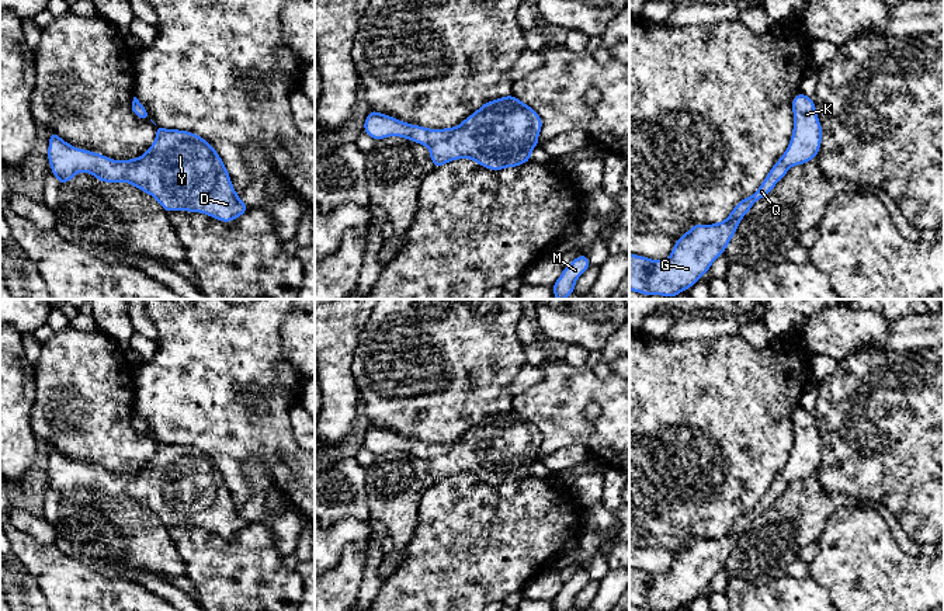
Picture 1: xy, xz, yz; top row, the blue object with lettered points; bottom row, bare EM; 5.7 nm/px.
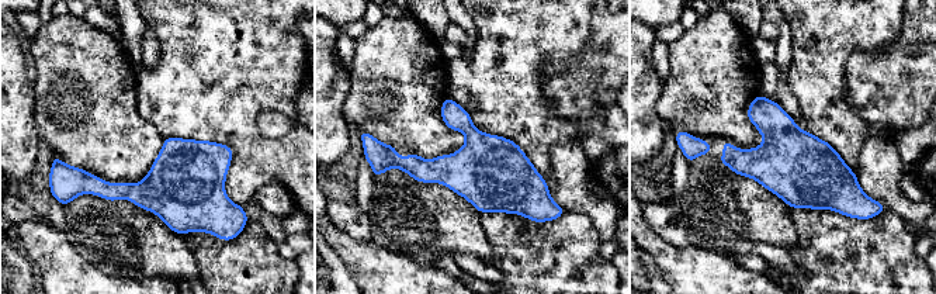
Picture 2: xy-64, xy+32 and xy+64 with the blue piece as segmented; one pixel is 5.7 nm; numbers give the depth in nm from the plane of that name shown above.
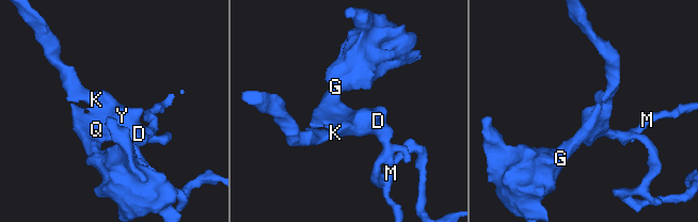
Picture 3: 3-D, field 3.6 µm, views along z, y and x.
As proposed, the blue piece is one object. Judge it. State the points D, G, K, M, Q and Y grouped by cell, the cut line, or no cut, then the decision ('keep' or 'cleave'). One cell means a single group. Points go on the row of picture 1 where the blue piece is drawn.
groups D G K M Q Y; cut none; keep

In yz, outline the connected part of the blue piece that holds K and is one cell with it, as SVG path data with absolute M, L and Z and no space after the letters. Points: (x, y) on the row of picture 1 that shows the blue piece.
M798 93L791 107L794 112L791 142L759 190L740 199L725 221L690 226L690 230L676 240L669 258L650 260L629 254L629 291L674 298L690 289L725 253L742 218L749 213L753 204L766 197L792 166L805 164L818 156L822 125L812 97Z

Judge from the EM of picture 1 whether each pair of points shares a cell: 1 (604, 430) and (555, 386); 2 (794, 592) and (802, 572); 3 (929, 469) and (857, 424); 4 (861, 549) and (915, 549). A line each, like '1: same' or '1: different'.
1: same
2: different
3: same
4: different

